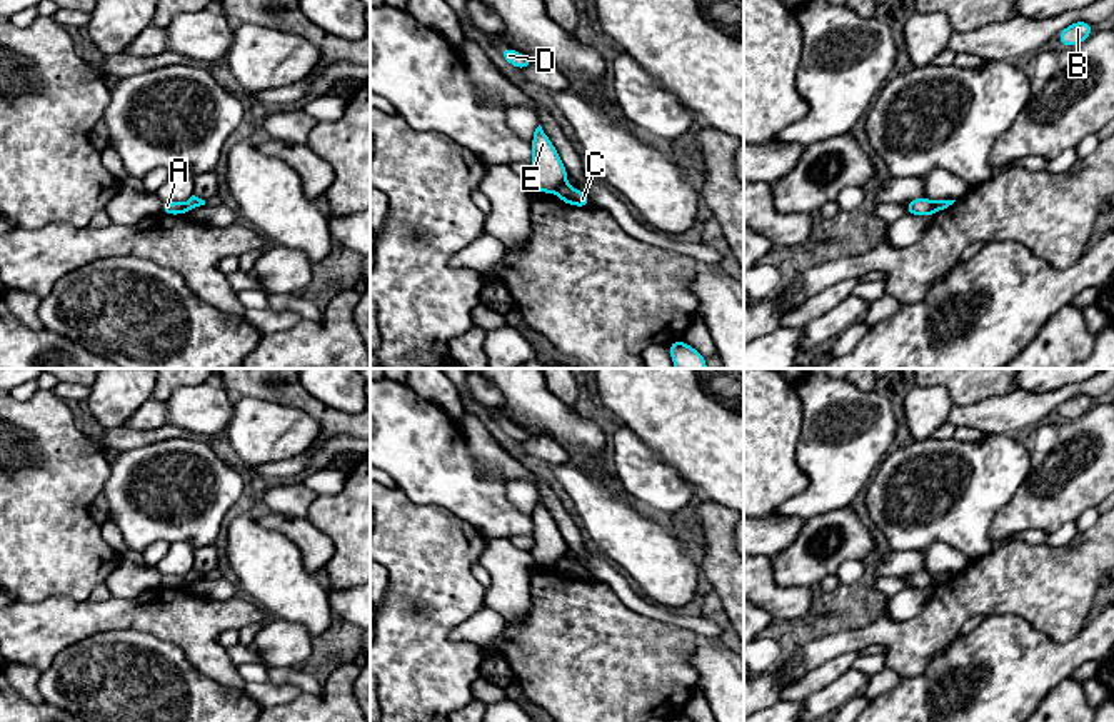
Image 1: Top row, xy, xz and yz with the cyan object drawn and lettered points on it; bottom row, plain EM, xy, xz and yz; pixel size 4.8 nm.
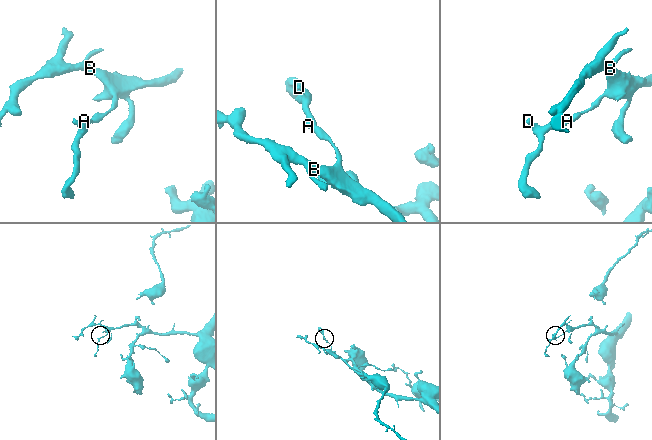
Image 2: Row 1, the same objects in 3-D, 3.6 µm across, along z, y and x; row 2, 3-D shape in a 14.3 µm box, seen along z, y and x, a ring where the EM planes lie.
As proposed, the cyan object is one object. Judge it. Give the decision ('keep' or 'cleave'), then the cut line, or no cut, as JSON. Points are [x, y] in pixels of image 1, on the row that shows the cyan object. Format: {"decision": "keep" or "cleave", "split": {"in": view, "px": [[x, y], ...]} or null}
{"decision": "cleave", "split": {"in": "xz", "px": [[564, 180], [554, 190]]}}

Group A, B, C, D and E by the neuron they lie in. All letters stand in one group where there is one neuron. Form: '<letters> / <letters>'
A D E / B C

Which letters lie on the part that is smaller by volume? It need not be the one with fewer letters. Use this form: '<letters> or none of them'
A, D, E

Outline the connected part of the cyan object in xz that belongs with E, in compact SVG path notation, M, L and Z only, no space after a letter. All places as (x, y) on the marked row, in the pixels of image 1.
M540 125L534 132L530 147L534 152L534 173L530 177L532 183L535 185L537 192L555 192L557 187L565 182L569 172Z

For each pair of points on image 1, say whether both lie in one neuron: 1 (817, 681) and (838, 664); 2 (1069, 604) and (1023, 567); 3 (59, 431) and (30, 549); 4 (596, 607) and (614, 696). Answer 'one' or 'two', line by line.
1: one
2: one
3: one
4: one

